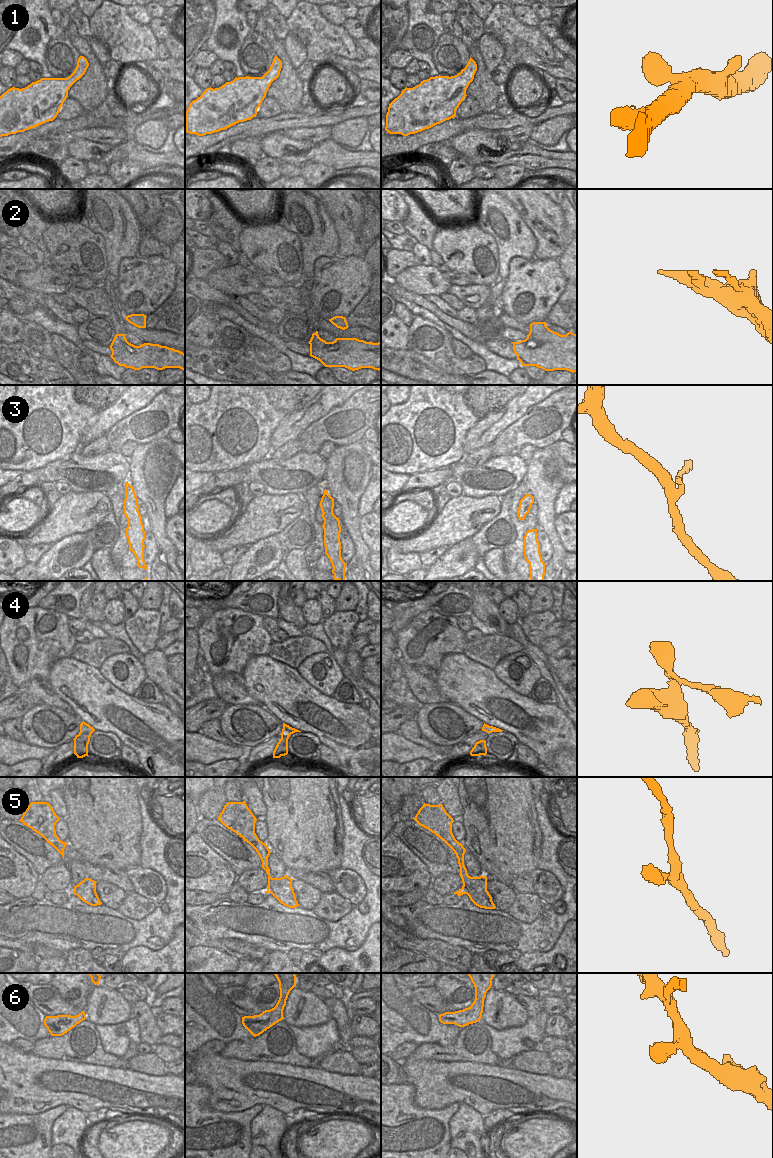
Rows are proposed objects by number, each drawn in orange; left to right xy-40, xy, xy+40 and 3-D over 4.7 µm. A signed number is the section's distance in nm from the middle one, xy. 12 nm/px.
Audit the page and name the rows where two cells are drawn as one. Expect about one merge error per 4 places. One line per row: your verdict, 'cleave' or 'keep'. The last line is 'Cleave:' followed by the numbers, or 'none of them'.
1: keep
2: keep
3: cleave
4: keep
5: keep
6: keep
Cleave: 3

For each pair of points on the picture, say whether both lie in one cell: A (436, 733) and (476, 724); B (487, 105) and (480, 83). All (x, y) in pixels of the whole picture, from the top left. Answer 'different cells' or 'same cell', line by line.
A: same cell
B: same cell

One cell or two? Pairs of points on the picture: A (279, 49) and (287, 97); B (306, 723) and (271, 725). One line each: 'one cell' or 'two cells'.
A: one cell
B: two cells

